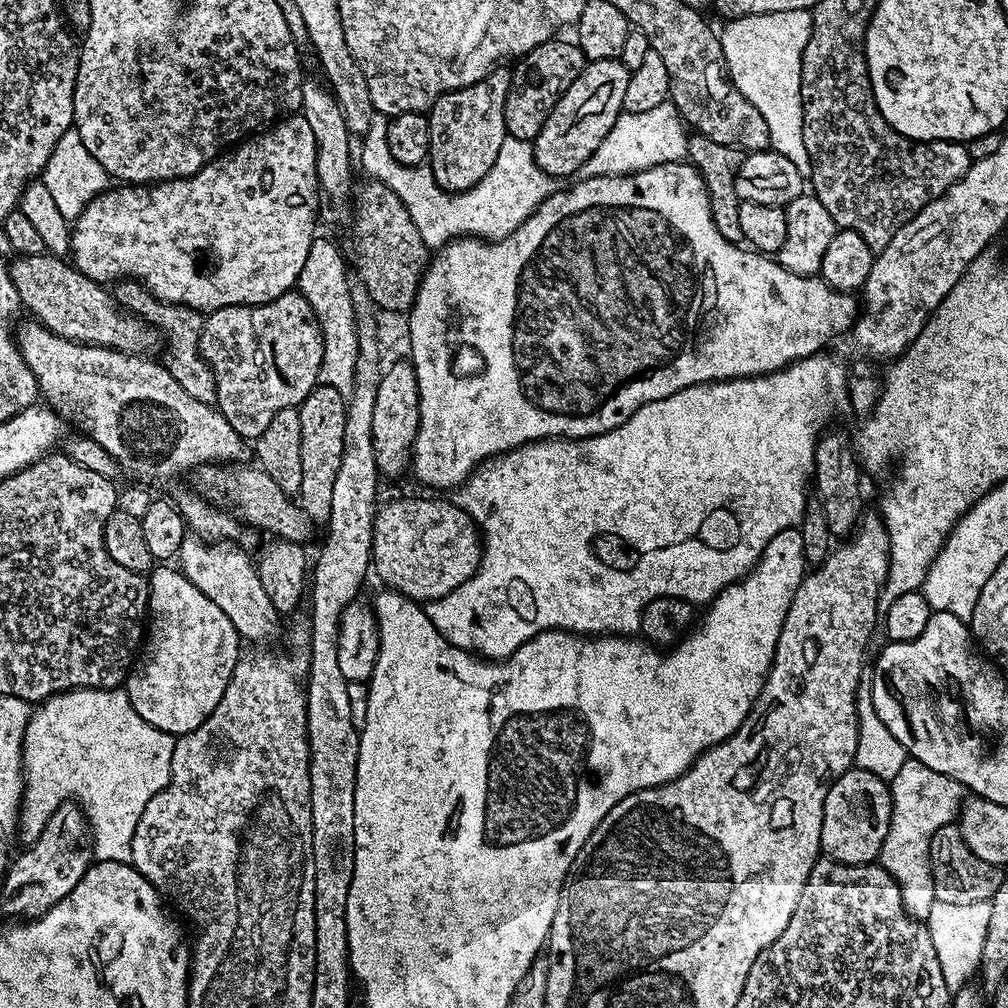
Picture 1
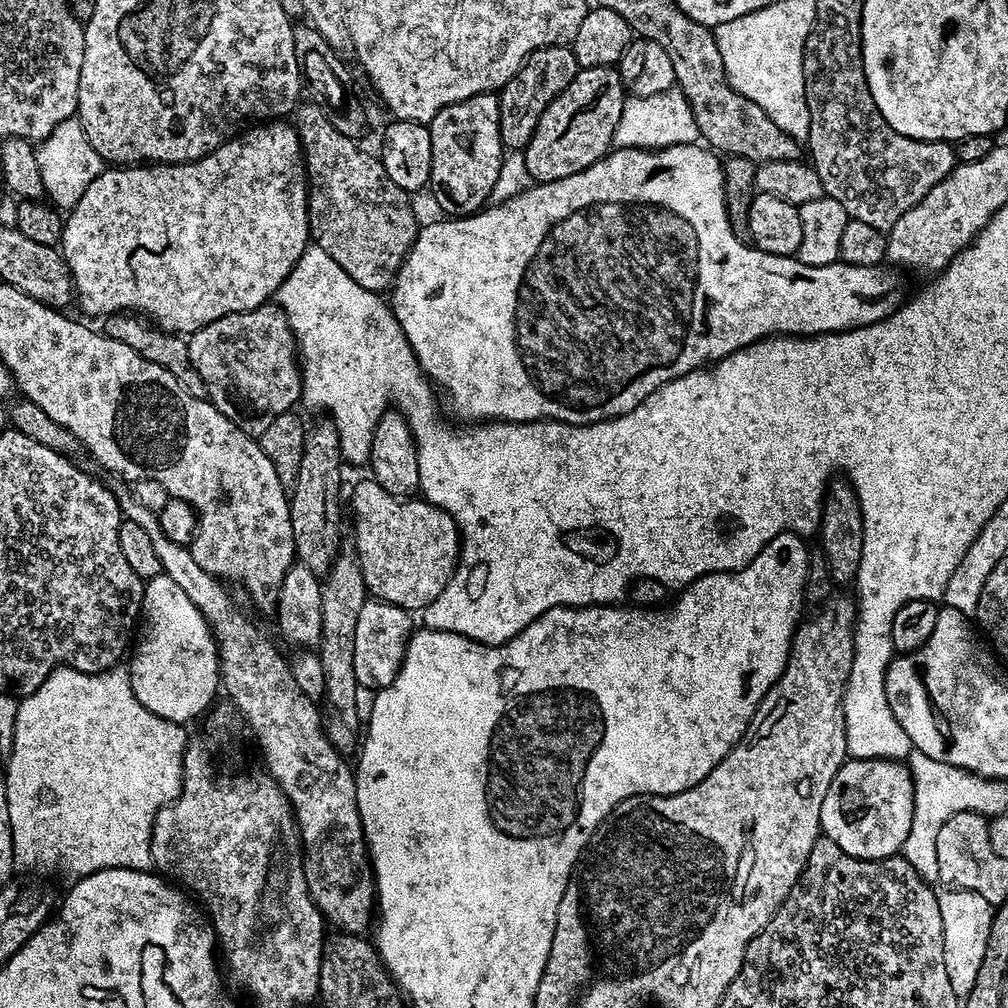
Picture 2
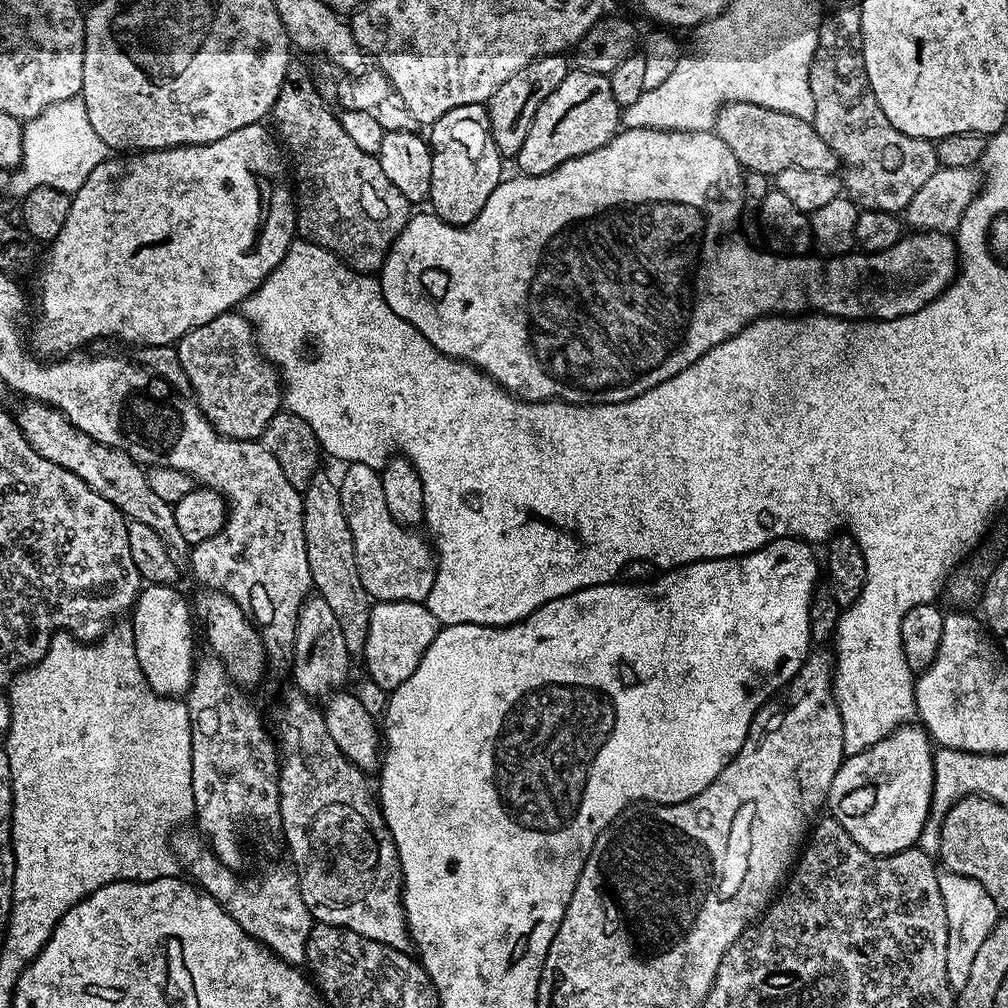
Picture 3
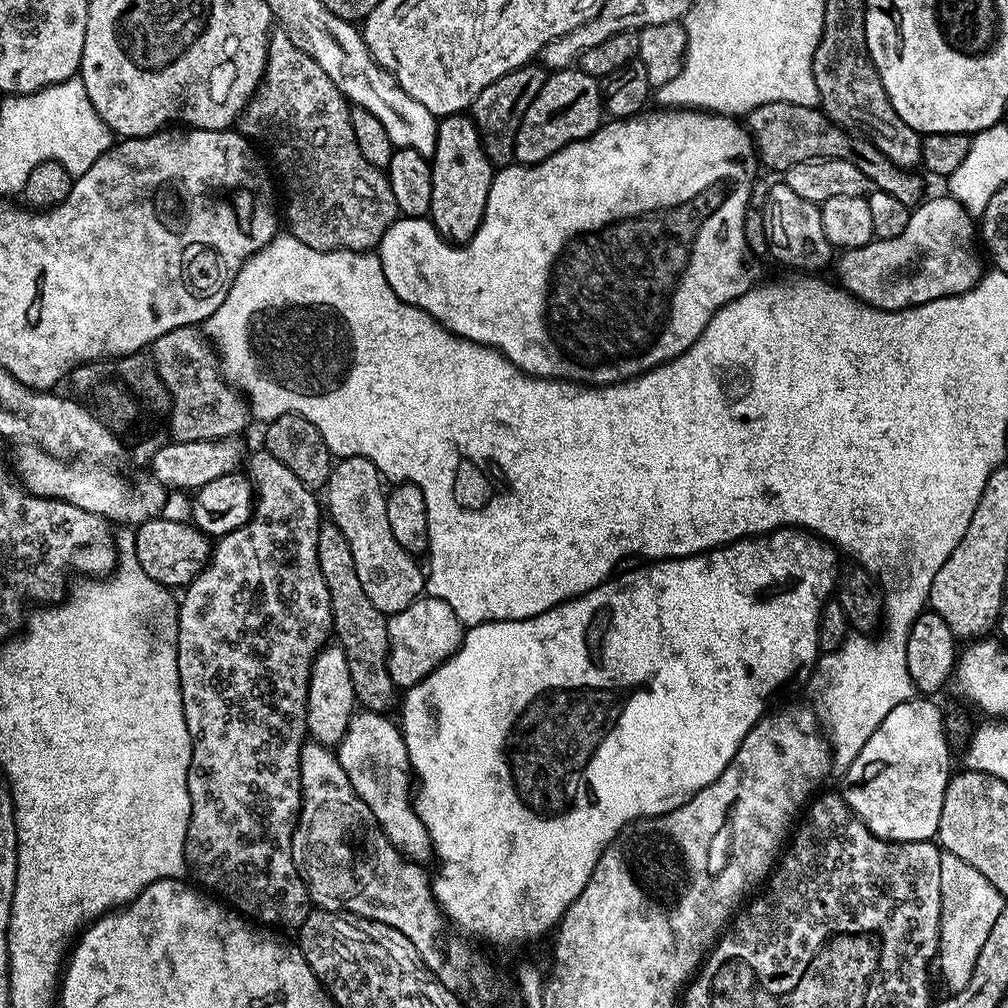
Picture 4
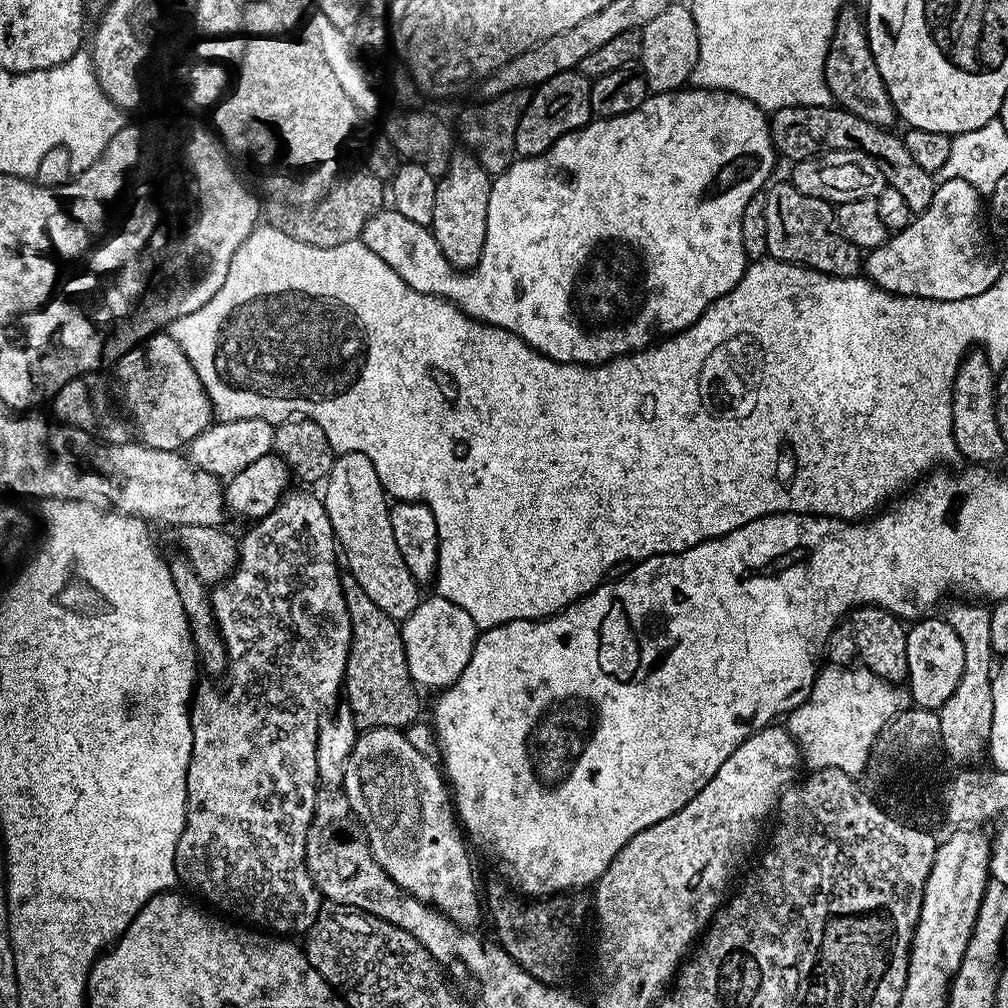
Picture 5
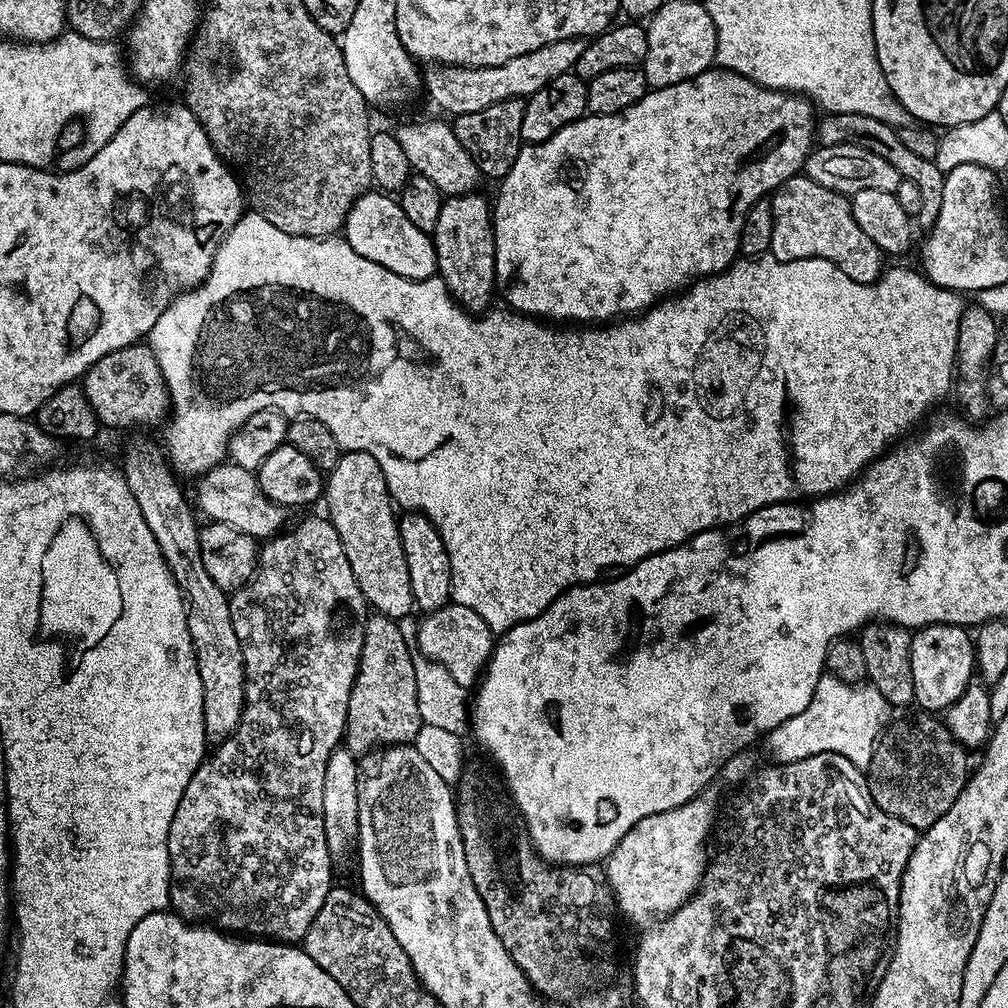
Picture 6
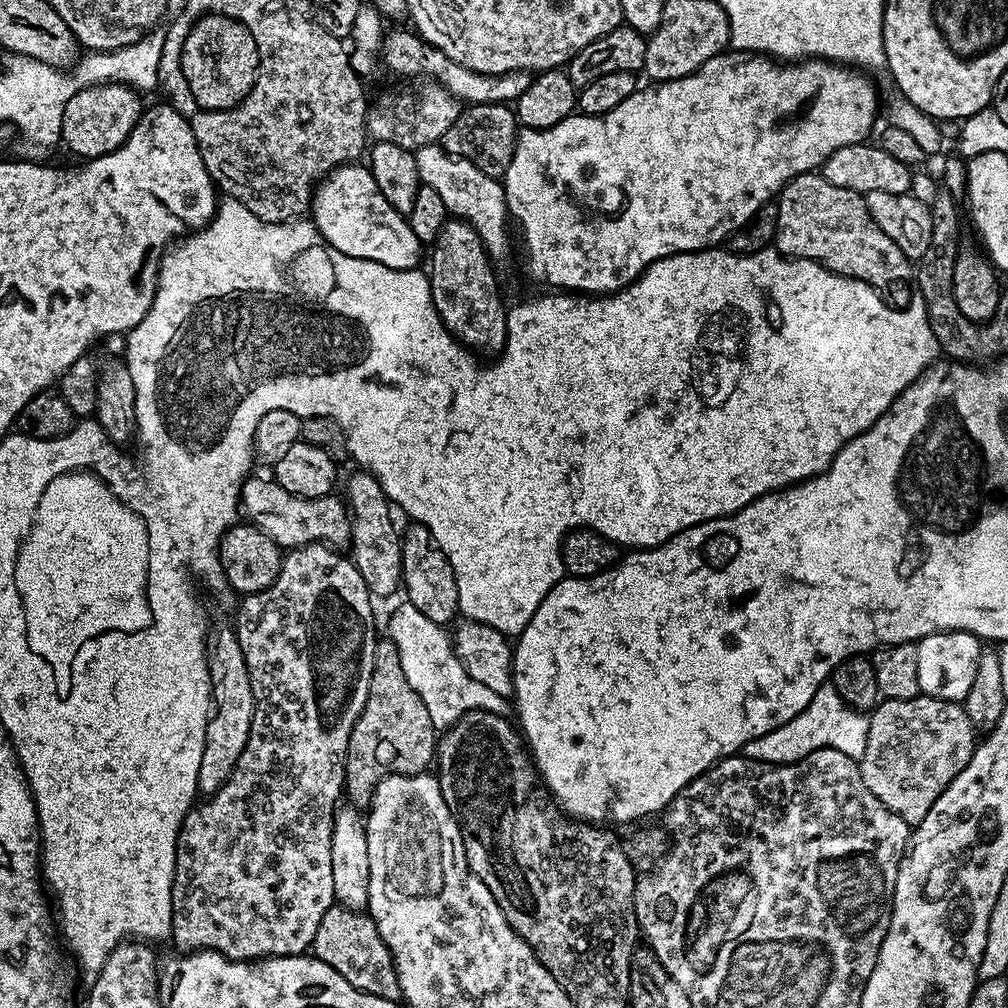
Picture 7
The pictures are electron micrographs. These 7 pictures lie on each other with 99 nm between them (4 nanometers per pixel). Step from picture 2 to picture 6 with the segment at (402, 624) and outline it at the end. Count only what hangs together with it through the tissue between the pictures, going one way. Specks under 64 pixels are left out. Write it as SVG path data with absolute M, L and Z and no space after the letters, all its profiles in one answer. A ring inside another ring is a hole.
M449 602L419 621L414 644L421 657L442 665L454 682L468 690L479 681L482 670L488 666L494 647L494 633L485 620L470 610L470 606Z

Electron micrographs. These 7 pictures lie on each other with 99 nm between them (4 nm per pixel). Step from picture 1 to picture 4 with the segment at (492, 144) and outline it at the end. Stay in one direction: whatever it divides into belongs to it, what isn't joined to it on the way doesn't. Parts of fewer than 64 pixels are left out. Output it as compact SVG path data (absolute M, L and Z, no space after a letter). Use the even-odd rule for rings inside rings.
M471 115L443 117L438 123L438 146L430 158L432 189L428 216L445 240L463 246L478 230L488 205L494 165L484 153L476 123Z

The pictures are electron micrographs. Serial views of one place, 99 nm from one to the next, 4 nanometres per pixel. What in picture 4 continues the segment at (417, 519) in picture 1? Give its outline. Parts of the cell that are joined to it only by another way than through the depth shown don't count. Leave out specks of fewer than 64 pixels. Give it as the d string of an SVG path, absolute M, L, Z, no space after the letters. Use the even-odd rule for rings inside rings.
M346 456L337 459L328 479L326 512L327 515L328 512L332 515L329 516L331 523L336 524L342 530L342 534L346 534L346 542L350 542L350 554L354 554L354 570L358 570L358 582L362 582L362 590L366 590L370 602L374 602L374 606L378 606L380 612L391 614L406 610L406 606L420 599L426 588L426 576L421 565L420 568L416 565L417 557L402 550L394 534L390 534L390 518L386 518L388 497L383 486L385 487L380 472L366 458Z

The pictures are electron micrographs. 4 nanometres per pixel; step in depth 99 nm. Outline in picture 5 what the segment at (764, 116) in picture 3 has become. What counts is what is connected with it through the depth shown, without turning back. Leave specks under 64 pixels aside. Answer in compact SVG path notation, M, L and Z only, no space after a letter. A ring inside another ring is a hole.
M786 106L775 109L771 113L772 141L777 153L788 162L804 160L808 156L819 156L822 152L838 150L858 150L874 162L878 162L878 170L882 170L887 187L898 190L902 198L906 198L906 206L914 214L924 212L934 202L934 194L938 183L931 172L922 170L910 150L906 150L903 139L895 136L895 131L878 126L874 122L866 122L866 118L858 118L858 114L847 112L839 106Z

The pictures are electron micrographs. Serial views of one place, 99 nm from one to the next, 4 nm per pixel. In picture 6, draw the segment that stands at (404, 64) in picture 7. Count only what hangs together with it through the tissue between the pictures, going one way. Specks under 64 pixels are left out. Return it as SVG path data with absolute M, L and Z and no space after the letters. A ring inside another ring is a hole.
M580 38L550 42L546 46L538 46L538 50L530 50L530 54L518 54L518 58L510 58L510 62L502 62L498 66L486 66L485 68L460 68L456 64L434 64L423 69L422 84L426 92L432 95L433 102L442 111L449 112L449 117L474 114L474 110L486 110L486 106L494 106L494 102L524 100L533 96L538 90L542 90L542 86L546 86L546 82L554 82L554 78L558 78L558 74L573 71L584 45L585 41Z

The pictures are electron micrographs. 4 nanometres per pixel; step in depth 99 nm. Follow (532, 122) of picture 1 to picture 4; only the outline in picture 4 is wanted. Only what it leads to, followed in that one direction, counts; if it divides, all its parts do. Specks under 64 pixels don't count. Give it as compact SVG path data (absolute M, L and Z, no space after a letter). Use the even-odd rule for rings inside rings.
M529 62L522 68L515 68L512 72L502 74L478 98L474 98L470 109L472 121L476 123L476 129L480 135L480 141L484 147L484 153L494 166L507 166L516 159L514 154L514 138L518 138L518 126L522 126L522 114L530 110L530 102L538 98L538 90L547 82L549 69L536 62Z

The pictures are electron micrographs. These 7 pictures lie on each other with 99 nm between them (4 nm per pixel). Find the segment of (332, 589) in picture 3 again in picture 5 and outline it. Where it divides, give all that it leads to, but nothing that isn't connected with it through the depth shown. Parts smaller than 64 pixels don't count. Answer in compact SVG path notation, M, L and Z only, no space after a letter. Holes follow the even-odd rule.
M351 574L341 575L340 585L342 594L346 598L346 610L350 612L350 630L352 631L350 652L342 685L343 695L348 695L346 706L352 711L357 729L407 729L407 724L414 723L416 715L420 712L419 694L421 693L418 691L417 684L410 678L410 672L406 666L406 652L400 633L400 624L390 619L382 610L378 610L377 604L368 597L366 590L362 590L362 586L358 586L358 582Z

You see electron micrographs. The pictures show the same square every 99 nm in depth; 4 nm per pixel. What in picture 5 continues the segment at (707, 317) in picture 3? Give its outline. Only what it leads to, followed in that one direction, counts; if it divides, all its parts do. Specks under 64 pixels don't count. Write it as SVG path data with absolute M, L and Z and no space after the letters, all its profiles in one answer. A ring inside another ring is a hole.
M685 86L675 92L657 92L655 94L649 94L642 102L642 106L638 106L638 110L630 110L630 114L593 119L584 128L579 128L570 134L566 134L562 138L558 138L558 142L554 142L554 146L550 146L550 150L546 150L540 156L525 156L513 160L512 165L509 166L501 176L495 177L492 181L490 206L488 207L488 217L486 218L486 242L482 246L482 258L478 258L478 262L473 268L467 270L454 270L450 266L450 262L446 262L446 258L442 254L442 250L438 246L438 242L432 236L431 231L429 231L425 225L419 224L418 222L410 222L410 218L402 218L402 214L398 214L394 210L381 210L375 212L366 222L366 226L362 233L362 239L366 246L370 246L370 250L374 250L374 254L378 254L378 258L382 258L382 262L386 262L386 266L390 266L390 270L394 270L394 274L398 274L398 278L402 278L402 282L406 282L406 286L410 286L422 294L441 296L443 300L450 300L453 304L457 304L457 306L459 306L467 316L472 317L472 319L481 320L484 324L493 324L499 328L505 328L508 332L513 332L515 336L521 336L531 348L536 352L542 353L543 356L550 357L551 360L557 360L563 364L605 364L608 360L616 359L617 356L623 356L631 353L633 350L649 347L649 345L653 343L654 337L652 337L652 335L654 335L655 332L664 332L660 334L685 332L687 328L689 328L689 326L715 302L715 300L722 298L730 290L734 290L734 286L738 286L738 282L744 277L744 272L750 263L747 254L744 253L744 247L742 246L742 210L746 206L746 202L750 202L750 198L754 198L754 194L761 191L761 189L773 179L773 177L771 178L772 167L775 166L776 160L778 161L778 153L772 141L770 116L765 109L760 108L754 102L750 102L750 98L742 98L733 92L723 92L717 88ZM940 180L936 186L934 194L934 202L930 202L930 206L924 212L919 213L912 221L910 226L906 226L900 232L893 232L883 244L877 248L871 249L866 256L866 276L871 280L877 288L891 292L894 296L917 296L918 298L926 298L927 300L961 300L967 296L977 296L982 294L982 290L990 290L990 286L994 286L994 282L1002 274L1002 268L996 261L996 256L992 253L992 248L988 245L988 240L984 237L984 224L980 221L980 200L982 193L974 186L970 186L970 182L965 180Z

